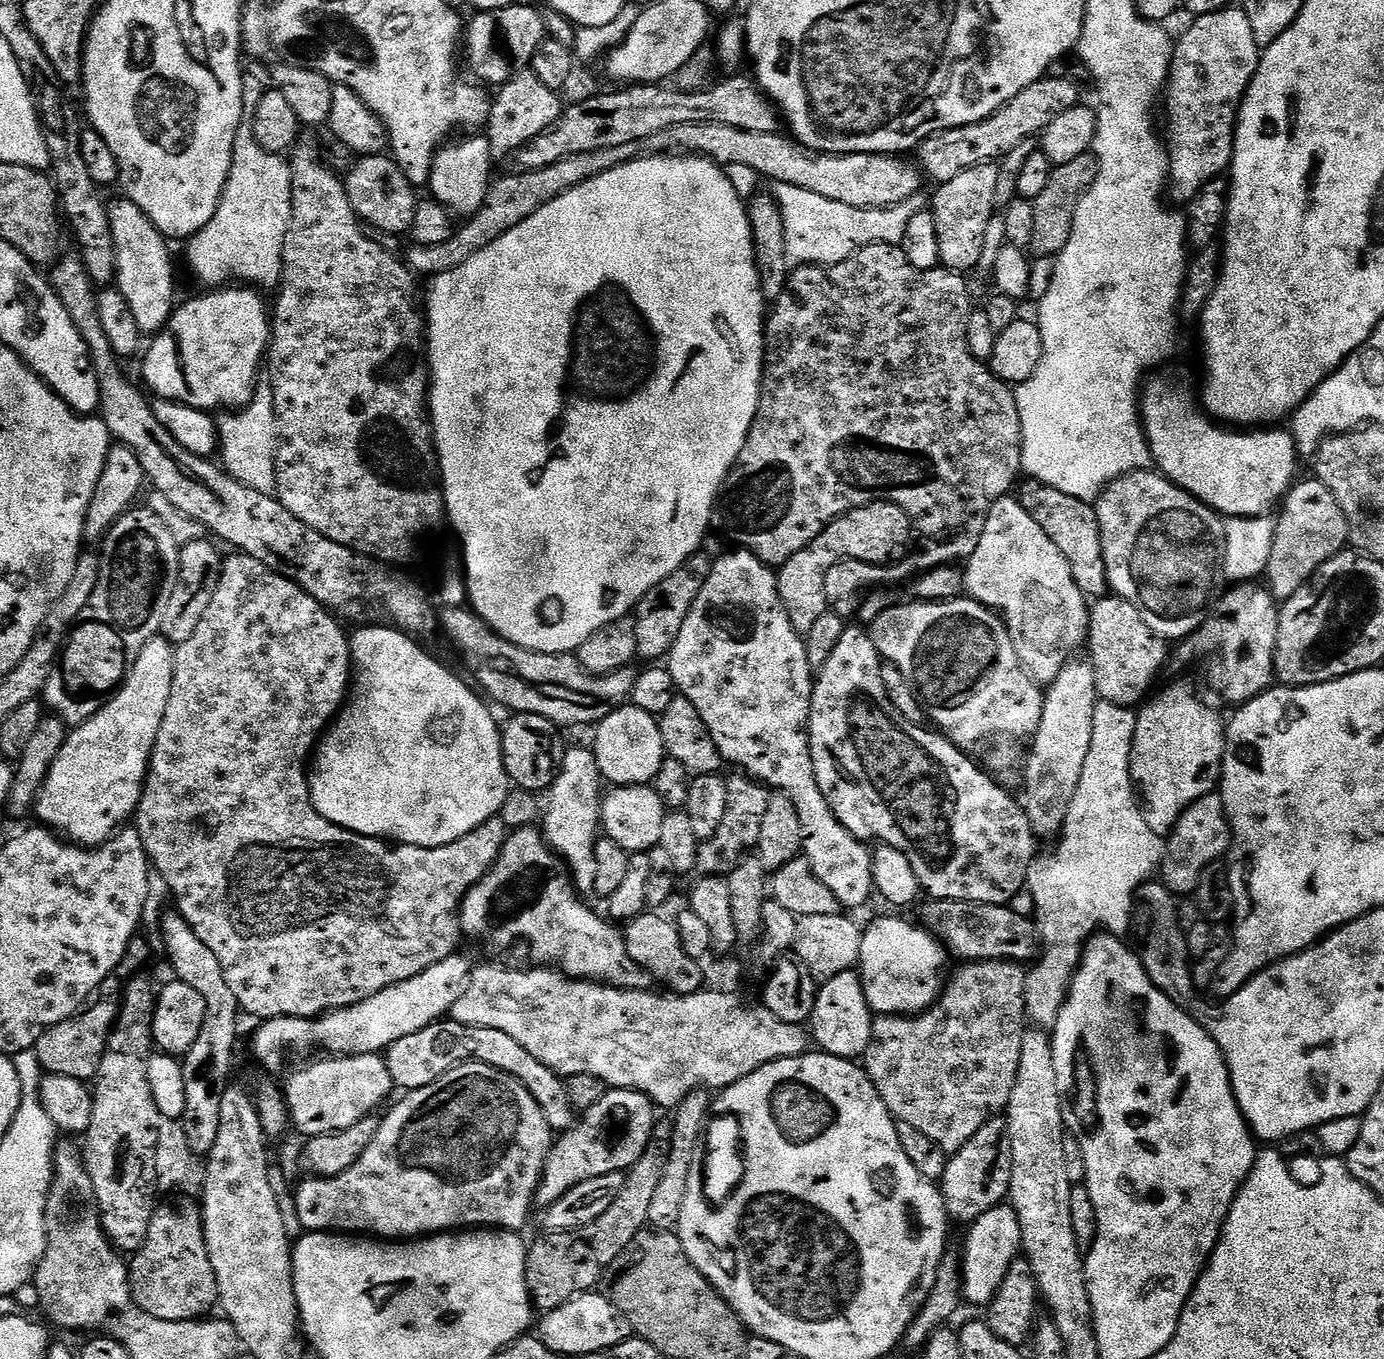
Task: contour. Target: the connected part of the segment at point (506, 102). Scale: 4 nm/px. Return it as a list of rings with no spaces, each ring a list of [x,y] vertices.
[[[521,70],[499,85],[495,93],[492,109],[488,115],[486,125],[486,135],[490,142],[490,150],[493,157],[500,158],[507,154],[515,153],[525,140],[533,140],[538,133],[546,128],[553,128],[558,122],[562,111],[561,93],[550,90],[550,86],[545,86],[530,70]]]

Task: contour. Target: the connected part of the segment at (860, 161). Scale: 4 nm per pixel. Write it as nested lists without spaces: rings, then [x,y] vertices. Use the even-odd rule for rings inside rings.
[[[690,122],[682,126],[670,126],[670,130],[662,130],[654,134],[646,141],[646,148],[652,154],[691,154],[703,156],[706,160],[713,160],[715,164],[727,166],[750,166],[757,177],[764,176],[776,184],[789,184],[790,186],[802,186],[802,190],[814,190],[814,194],[822,194],[822,198],[831,198],[834,202],[846,202],[846,206],[858,206],[859,208],[889,208],[898,202],[906,202],[914,193],[921,191],[922,172],[915,163],[907,164],[907,159],[896,154],[842,154],[835,156],[829,152],[810,152],[787,135],[780,136],[775,132],[747,132],[746,130],[734,130],[734,126],[722,126],[721,124],[703,124],[702,122]]]

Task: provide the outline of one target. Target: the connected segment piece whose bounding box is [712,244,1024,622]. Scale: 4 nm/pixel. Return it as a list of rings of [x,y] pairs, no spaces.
[[[871,244],[860,248],[850,258],[837,264],[801,264],[791,269],[784,292],[771,305],[764,325],[764,377],[760,383],[760,405],[750,434],[736,459],[736,465],[724,480],[724,486],[716,497],[716,507],[712,509],[712,524],[724,536],[733,540],[733,545],[743,551],[752,552],[769,566],[784,564],[798,550],[802,550],[830,522],[845,516],[850,510],[861,508],[863,504],[873,504],[875,500],[888,500],[912,519],[912,531],[918,537],[918,547],[903,560],[891,566],[873,566],[867,560],[845,560],[835,565],[826,574],[826,594],[828,606],[845,622],[851,621],[859,613],[871,584],[888,584],[891,580],[904,580],[907,576],[932,571],[941,566],[952,566],[960,560],[967,561],[974,554],[980,541],[982,530],[990,510],[1009,495],[1008,492],[1021,479],[1024,463],[1024,443],[1022,442],[1022,422],[1018,418],[1016,393],[992,372],[983,360],[970,354],[966,342],[966,322],[974,304],[968,301],[968,284],[963,275],[949,268],[939,267],[918,270],[910,266],[903,247],[894,244]]]

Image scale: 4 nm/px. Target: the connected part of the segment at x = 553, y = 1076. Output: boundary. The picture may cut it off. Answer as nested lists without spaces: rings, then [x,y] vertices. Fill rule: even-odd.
[[[451,1018],[439,1020],[437,1024],[426,1026],[426,1030],[418,1030],[418,1034],[410,1034],[406,1038],[398,1038],[386,1050],[386,1059],[390,1078],[397,1089],[404,1088],[408,1092],[418,1090],[422,1086],[430,1086],[430,1082],[438,1082],[442,1074],[454,1070],[460,1064],[475,1062],[496,1068],[499,1072],[510,1074],[540,1104],[546,1122],[553,1133],[563,1134],[576,1123],[578,1113],[570,1102],[570,1094],[566,1094],[565,1077],[558,1075],[550,1066],[542,1066],[530,1050],[519,1044],[510,1034],[502,1030],[490,1030],[482,1026],[466,1026]]]

